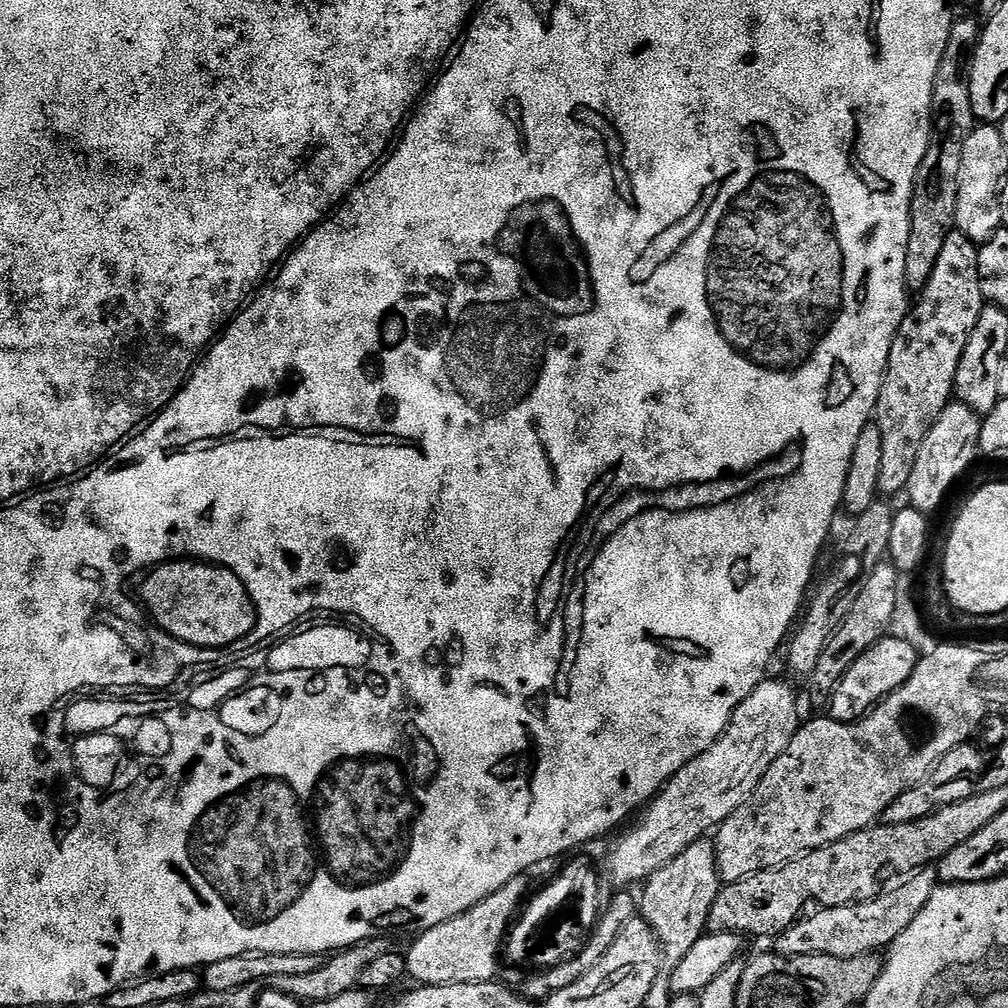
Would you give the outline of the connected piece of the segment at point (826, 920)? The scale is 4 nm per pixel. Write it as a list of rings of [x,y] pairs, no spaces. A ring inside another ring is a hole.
[[[929,866],[920,869],[912,879],[898,886],[898,890],[883,892],[876,900],[837,908],[820,908],[790,925],[781,936],[775,937],[775,951],[782,956],[834,958],[850,958],[867,952],[879,953],[891,946],[898,938],[898,934],[902,934],[902,930],[906,930],[906,926],[910,926],[910,922],[914,922],[914,918],[922,914],[922,906],[930,902],[936,887],[938,887],[937,869]]]

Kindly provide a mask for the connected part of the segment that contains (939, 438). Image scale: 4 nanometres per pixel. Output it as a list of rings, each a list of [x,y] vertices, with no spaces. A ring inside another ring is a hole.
[[[953,402],[946,406],[946,410],[940,415],[930,434],[926,434],[926,442],[922,442],[922,450],[918,450],[918,462],[914,462],[914,474],[910,474],[910,482],[906,489],[906,496],[912,499],[909,500],[911,507],[918,509],[919,512],[932,514],[932,511],[947,498],[952,483],[971,466],[972,459],[978,456],[981,423],[981,417],[962,403]]]

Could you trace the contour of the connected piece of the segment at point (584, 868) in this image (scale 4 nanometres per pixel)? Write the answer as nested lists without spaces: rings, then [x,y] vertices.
[[[578,854],[574,860],[570,861],[568,866],[563,870],[562,874],[550,885],[548,885],[530,904],[525,907],[522,920],[515,923],[507,937],[504,954],[505,957],[514,964],[540,964],[536,966],[551,966],[559,963],[568,955],[577,951],[578,932],[577,925],[573,922],[562,922],[554,930],[554,941],[546,942],[542,934],[549,926],[548,913],[554,912],[558,908],[558,904],[565,902],[566,898],[573,894],[584,874],[588,873],[594,860],[585,854]]]

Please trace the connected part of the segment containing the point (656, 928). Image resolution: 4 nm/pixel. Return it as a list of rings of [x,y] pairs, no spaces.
[[[708,838],[686,846],[674,862],[666,862],[662,870],[643,881],[644,893],[638,896],[638,912],[660,939],[665,961],[679,961],[690,951],[690,946],[694,946],[694,942],[704,935],[710,918],[710,906],[714,906],[714,898],[718,898],[721,887],[716,846]]]

